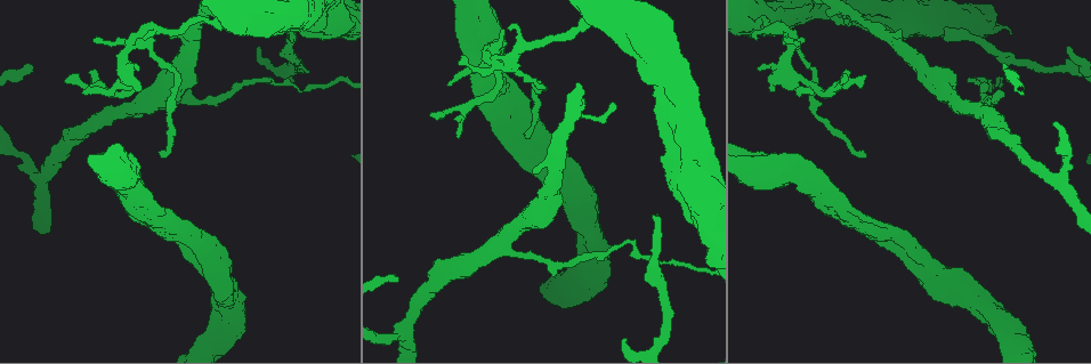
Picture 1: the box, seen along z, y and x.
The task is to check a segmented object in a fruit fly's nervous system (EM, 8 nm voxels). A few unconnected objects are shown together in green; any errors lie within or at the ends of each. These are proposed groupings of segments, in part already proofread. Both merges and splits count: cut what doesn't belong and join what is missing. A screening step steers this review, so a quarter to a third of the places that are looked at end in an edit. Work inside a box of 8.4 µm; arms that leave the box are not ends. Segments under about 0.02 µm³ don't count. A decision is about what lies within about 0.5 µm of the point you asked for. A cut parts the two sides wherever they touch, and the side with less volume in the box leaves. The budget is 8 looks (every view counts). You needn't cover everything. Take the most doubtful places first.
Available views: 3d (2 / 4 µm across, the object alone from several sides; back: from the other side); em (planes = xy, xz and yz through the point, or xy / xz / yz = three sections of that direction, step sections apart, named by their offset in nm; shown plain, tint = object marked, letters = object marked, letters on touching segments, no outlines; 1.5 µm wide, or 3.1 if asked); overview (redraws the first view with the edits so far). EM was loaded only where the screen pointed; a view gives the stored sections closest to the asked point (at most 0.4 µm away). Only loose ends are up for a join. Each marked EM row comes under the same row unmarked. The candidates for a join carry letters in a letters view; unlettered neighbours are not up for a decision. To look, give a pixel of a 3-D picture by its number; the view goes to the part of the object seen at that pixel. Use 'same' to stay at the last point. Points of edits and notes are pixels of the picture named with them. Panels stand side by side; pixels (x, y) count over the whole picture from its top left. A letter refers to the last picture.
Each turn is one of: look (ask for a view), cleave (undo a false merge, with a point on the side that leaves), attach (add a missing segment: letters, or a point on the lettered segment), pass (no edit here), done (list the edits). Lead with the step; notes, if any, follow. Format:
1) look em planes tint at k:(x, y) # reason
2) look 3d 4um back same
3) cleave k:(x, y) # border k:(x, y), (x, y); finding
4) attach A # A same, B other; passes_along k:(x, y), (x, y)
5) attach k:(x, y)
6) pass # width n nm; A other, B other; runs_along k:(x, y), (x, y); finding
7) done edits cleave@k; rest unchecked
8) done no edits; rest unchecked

look em planes letters at 1:(652, 215) # end of a long branch

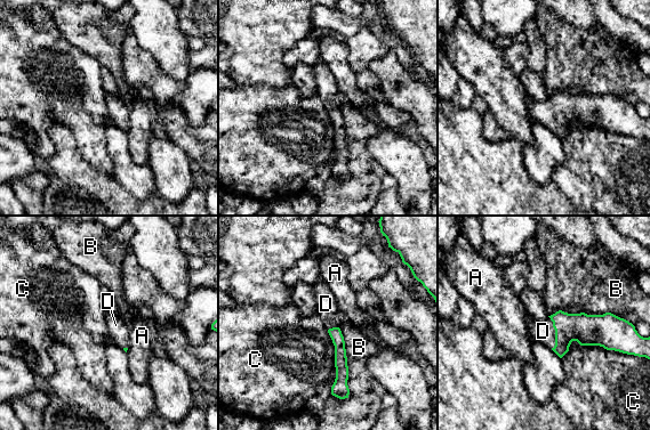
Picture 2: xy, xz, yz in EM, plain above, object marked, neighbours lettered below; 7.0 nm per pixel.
attach D # A other, B other, C other, D same; it goes on there

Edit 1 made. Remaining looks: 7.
look em planes letters at 1:(864, 229) # four-way junction

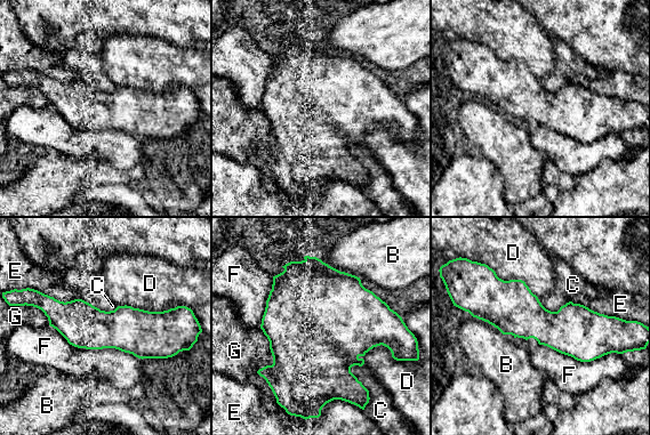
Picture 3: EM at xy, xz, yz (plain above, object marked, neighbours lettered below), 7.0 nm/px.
pass # B other, C other, D other, E other, F other, G other; border 3:(49, 324), (74, 346), (142, 359); continuous, no second neuron

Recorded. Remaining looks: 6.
look 3d 4um at 1:(532, 171)

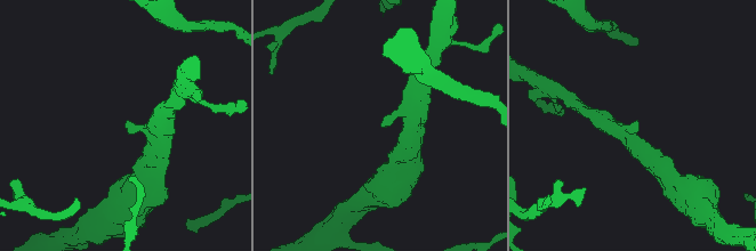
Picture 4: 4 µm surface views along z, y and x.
look em yz step 4 letters at 4:(635, 126) # need the tissue

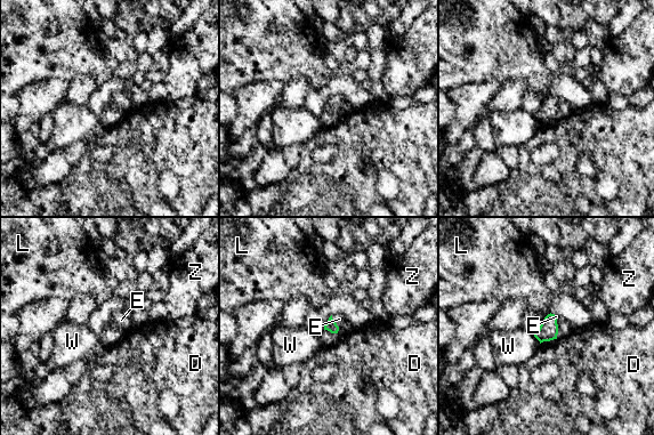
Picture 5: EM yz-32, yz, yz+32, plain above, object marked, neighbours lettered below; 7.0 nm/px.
look em planes letters same # another direction

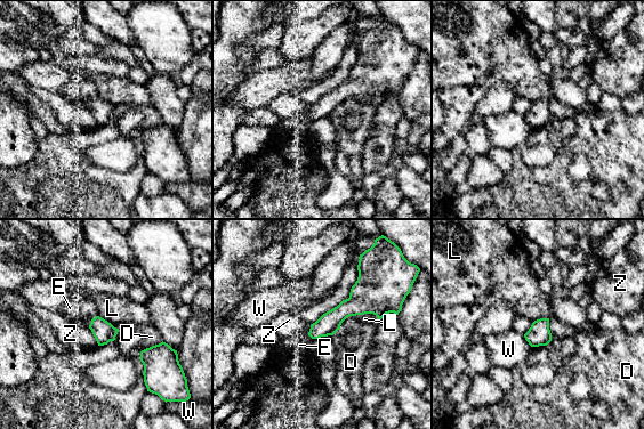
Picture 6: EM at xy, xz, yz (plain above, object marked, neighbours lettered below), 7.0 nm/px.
attach E # width 150 nm; D other, E same, L other, W other, Z other; the neuron continues

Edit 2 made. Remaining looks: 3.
done edits attach@2, attach@6; rest unchecked

